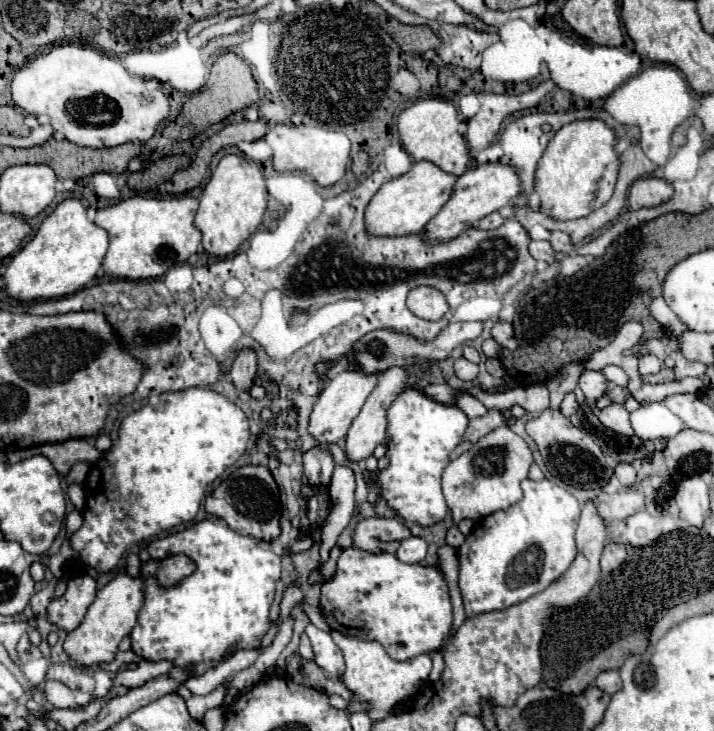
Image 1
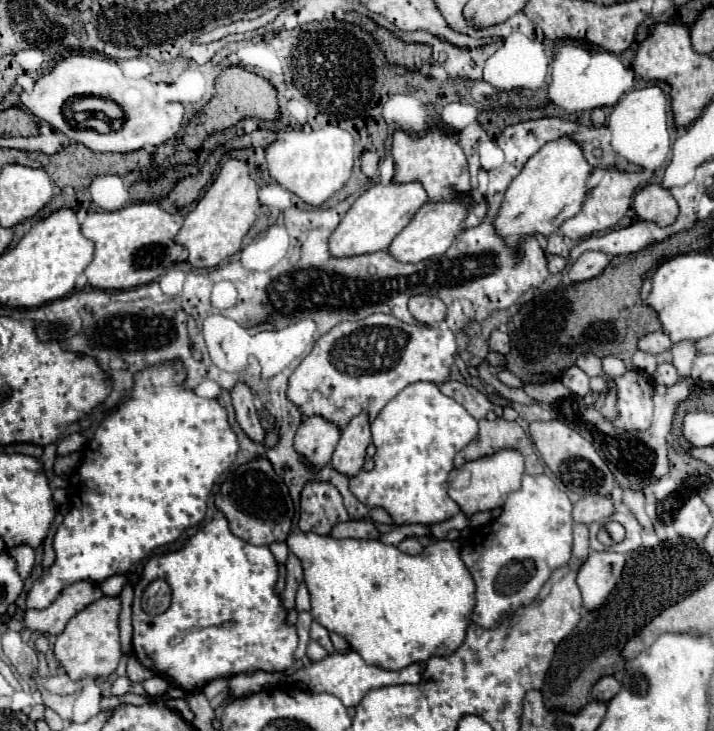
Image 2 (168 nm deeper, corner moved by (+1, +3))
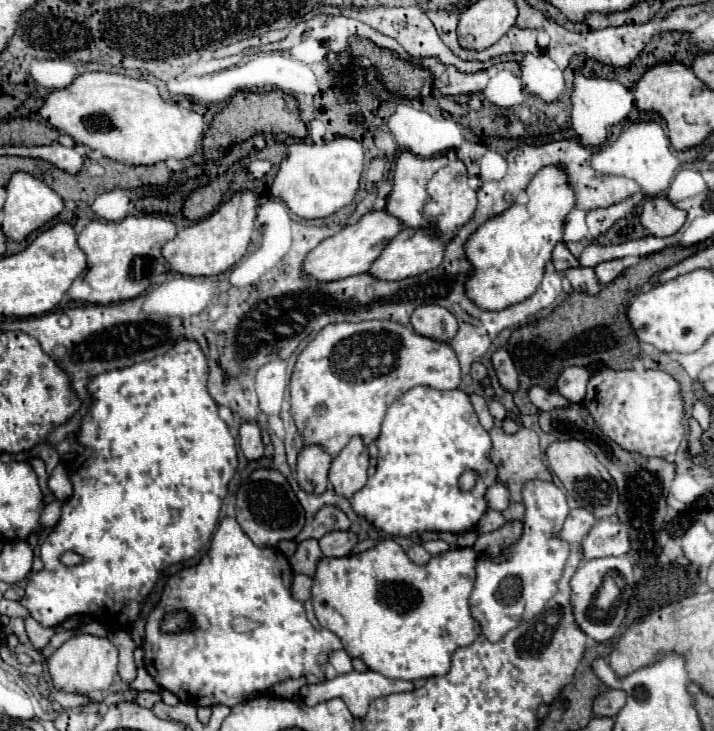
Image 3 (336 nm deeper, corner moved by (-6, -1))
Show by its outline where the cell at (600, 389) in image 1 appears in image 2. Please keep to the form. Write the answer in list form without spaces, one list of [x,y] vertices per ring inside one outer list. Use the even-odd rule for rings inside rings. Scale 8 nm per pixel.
[[[569,367],[563,375],[561,375],[561,381],[567,389],[571,389],[575,395],[579,397],[585,397],[589,393],[589,375],[585,371],[581,371],[579,367]]]

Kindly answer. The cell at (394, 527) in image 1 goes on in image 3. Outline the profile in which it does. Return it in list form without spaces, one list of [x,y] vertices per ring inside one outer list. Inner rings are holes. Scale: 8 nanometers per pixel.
[[[332,531],[320,539],[320,549],[326,557],[344,557],[358,543],[358,535],[352,531]]]

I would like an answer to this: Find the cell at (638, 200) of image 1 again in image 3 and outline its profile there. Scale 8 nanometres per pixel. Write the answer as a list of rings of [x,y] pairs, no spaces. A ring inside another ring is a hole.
[[[650,197],[642,205],[640,223],[656,237],[670,237],[674,235],[686,221],[686,211],[678,209],[666,197]]]

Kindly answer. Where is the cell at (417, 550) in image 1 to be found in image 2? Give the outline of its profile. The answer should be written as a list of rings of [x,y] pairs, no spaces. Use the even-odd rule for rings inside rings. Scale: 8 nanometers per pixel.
[[[409,537],[409,539],[403,539],[403,541],[399,543],[399,549],[401,549],[403,553],[407,553],[407,555],[417,555],[417,553],[423,551],[423,545],[419,543],[419,539]]]

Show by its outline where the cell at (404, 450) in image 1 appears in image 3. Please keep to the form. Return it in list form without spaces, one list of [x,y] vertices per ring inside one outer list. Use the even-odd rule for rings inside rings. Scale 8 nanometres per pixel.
[[[412,387],[400,401],[392,403],[386,411],[382,431],[378,435],[378,467],[376,473],[368,479],[368,483],[352,495],[350,503],[358,515],[368,517],[376,527],[390,535],[406,535],[414,537],[422,531],[450,531],[464,533],[476,527],[478,519],[486,511],[484,493],[496,483],[496,467],[488,459],[492,443],[486,429],[478,423],[478,417],[470,405],[468,393],[460,389],[440,391],[432,387]],[[466,471],[474,471],[478,475],[476,487],[468,493],[458,489],[458,477]]]

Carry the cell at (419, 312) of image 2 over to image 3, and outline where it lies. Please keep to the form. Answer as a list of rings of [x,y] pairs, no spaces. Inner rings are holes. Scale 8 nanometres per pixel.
[[[420,305],[420,307],[416,307],[410,323],[412,323],[416,333],[426,335],[426,337],[434,337],[434,339],[440,339],[440,341],[450,341],[458,331],[456,317],[440,305]]]

